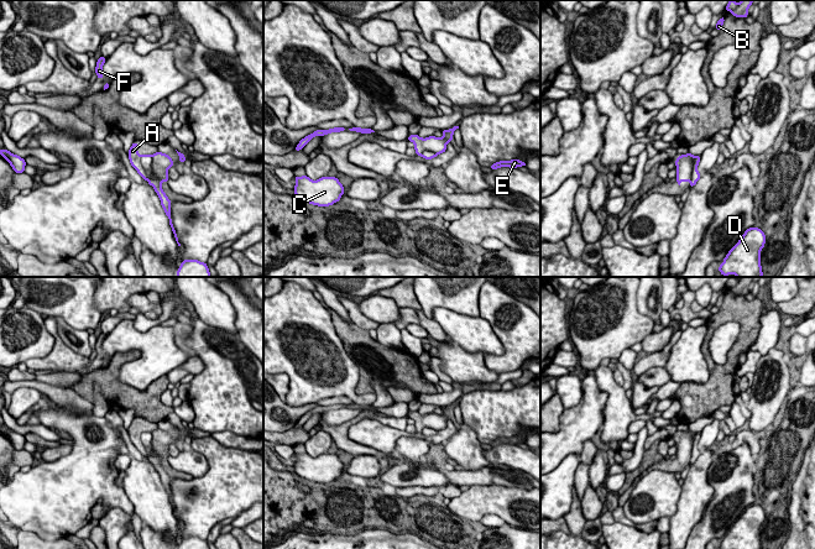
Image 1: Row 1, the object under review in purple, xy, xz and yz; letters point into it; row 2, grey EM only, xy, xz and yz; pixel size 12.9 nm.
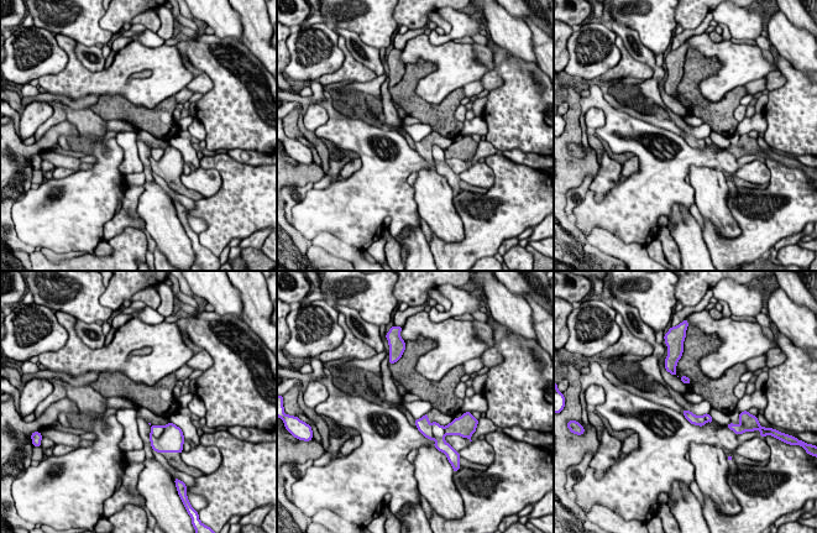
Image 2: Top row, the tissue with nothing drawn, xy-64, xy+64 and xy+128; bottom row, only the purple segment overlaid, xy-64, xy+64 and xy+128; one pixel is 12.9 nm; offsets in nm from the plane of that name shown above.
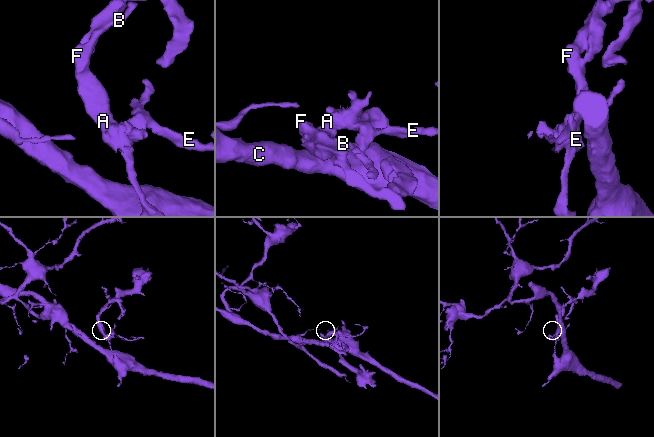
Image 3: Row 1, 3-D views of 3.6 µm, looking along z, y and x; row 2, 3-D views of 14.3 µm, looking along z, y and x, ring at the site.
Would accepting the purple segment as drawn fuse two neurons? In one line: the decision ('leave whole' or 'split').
split

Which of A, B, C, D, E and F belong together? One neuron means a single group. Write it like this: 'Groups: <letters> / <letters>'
Groups: A B E F / C D

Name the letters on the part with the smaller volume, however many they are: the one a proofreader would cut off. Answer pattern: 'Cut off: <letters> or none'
Cut off: A, B, E, F

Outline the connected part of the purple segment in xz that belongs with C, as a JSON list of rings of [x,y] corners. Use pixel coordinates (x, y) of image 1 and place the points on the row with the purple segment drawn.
[[[307,176],[296,177],[294,194],[303,202],[318,206],[329,206],[339,202],[345,189],[336,177],[322,177],[312,181]]]

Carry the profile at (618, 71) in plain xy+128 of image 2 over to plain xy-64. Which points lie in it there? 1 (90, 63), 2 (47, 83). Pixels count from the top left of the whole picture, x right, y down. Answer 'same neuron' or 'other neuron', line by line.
1: other neuron
2: same neuron

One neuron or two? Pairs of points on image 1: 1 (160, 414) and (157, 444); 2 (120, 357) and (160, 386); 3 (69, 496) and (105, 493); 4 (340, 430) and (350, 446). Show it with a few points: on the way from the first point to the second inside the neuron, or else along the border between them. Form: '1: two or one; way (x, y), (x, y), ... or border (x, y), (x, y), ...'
1: two; border (145, 417), (152, 422)
2: one; way (114, 375), (114, 381), (125, 392), (142, 392)
3: one; way (78, 493), (97, 493)
4: one; way (340, 434), (346, 443)

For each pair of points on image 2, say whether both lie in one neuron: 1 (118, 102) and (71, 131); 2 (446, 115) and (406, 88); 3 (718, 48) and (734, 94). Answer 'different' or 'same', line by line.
1: different
2: same
3: different

